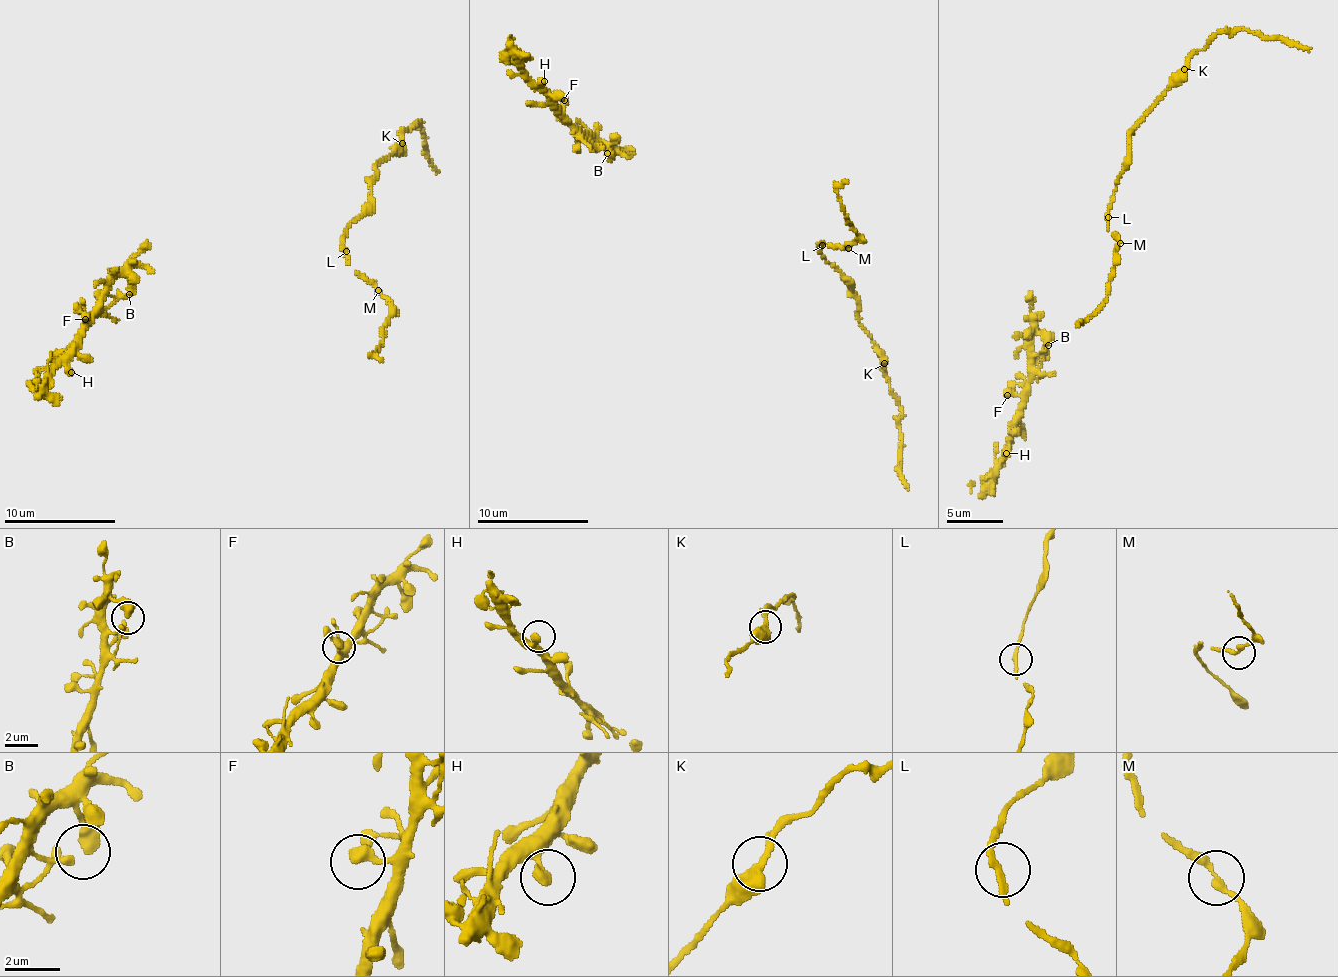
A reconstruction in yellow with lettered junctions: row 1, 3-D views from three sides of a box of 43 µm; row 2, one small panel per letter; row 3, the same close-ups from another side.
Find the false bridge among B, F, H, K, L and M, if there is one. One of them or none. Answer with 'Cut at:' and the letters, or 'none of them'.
Cut at: K

